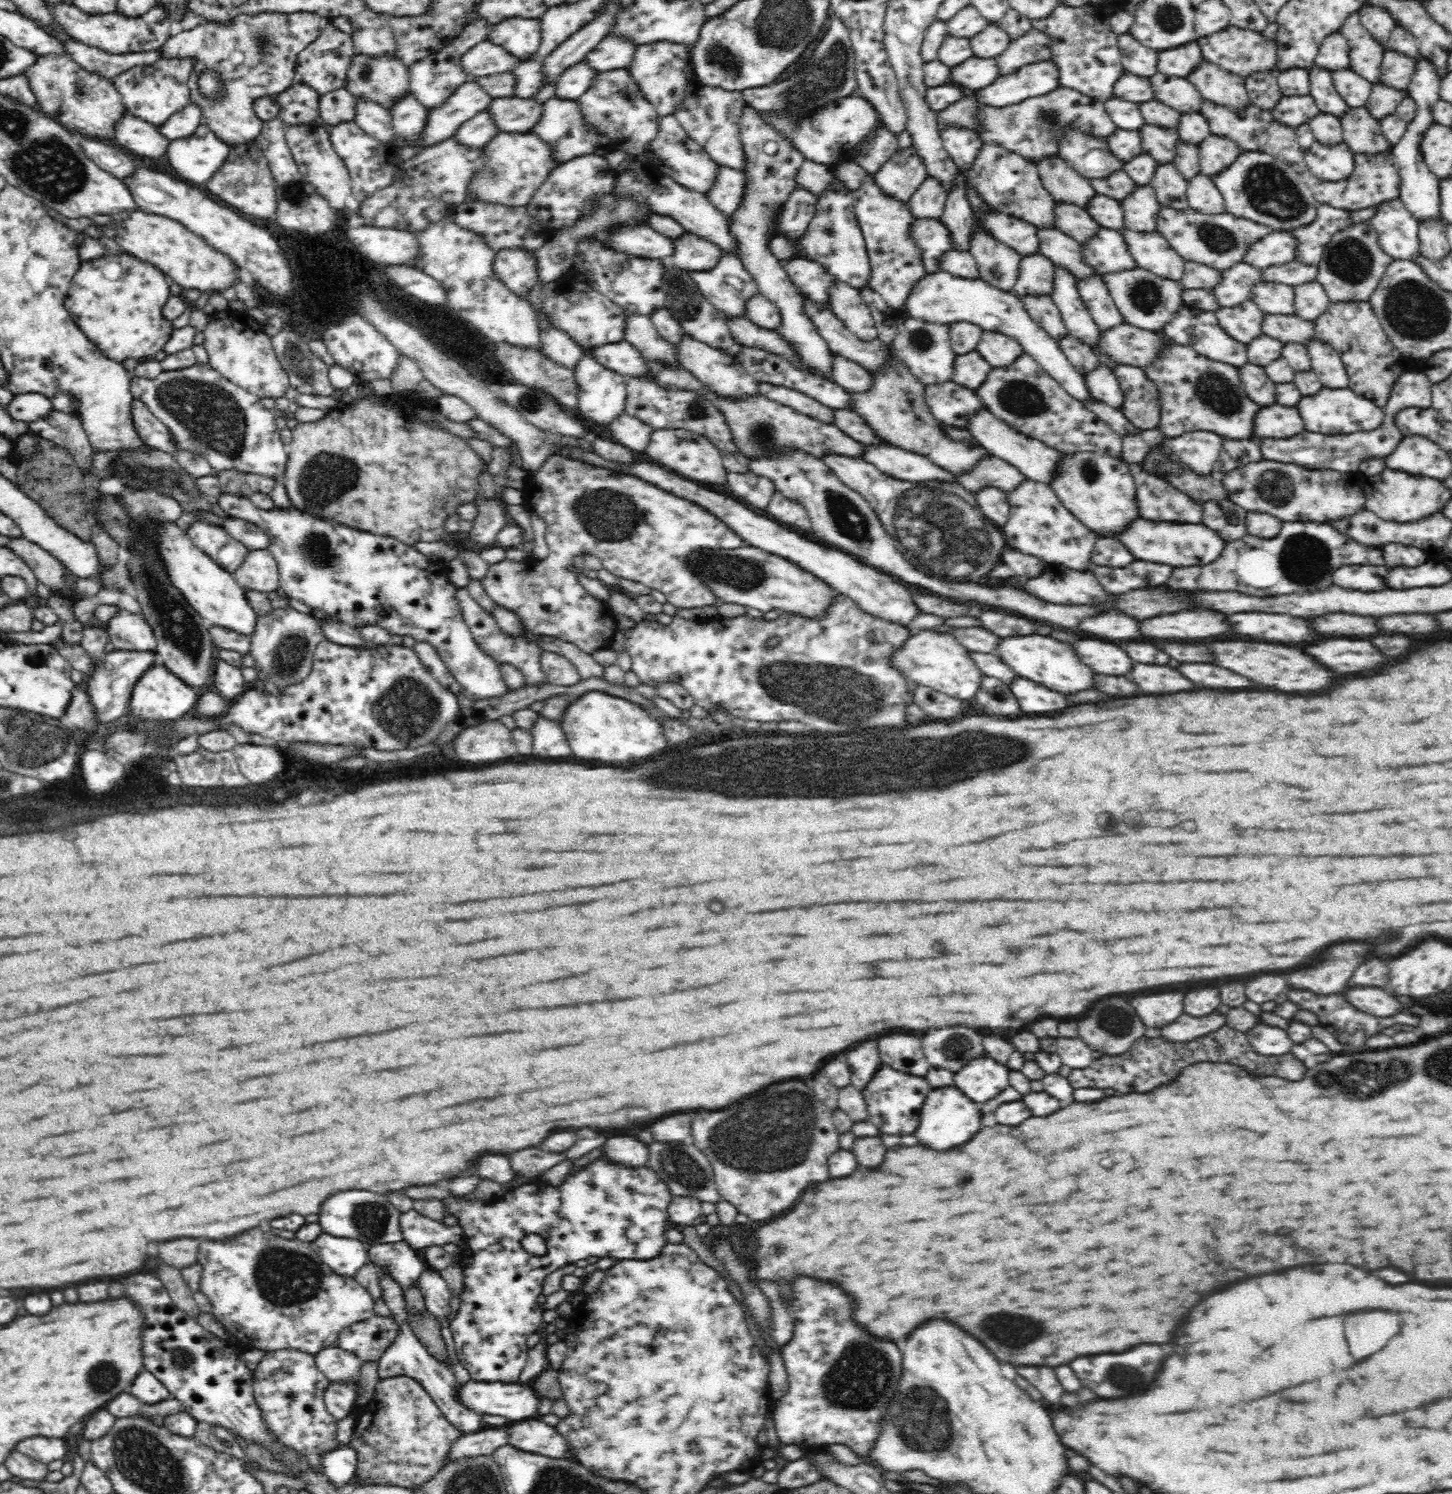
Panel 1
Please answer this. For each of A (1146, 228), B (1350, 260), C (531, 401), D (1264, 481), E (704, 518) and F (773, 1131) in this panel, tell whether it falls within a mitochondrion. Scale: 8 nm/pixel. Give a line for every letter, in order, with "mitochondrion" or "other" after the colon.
A: other
B: mitochondrion
C: mitochondrion
D: mitochondrion
E: other
F: mitochondrion

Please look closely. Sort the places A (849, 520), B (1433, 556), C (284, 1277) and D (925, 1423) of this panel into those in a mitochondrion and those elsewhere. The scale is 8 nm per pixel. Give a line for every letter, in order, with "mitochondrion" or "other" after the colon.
A: mitochondrion
B: other
C: mitochondrion
D: mitochondrion

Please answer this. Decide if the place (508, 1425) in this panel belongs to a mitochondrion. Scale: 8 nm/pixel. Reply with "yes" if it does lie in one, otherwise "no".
no

